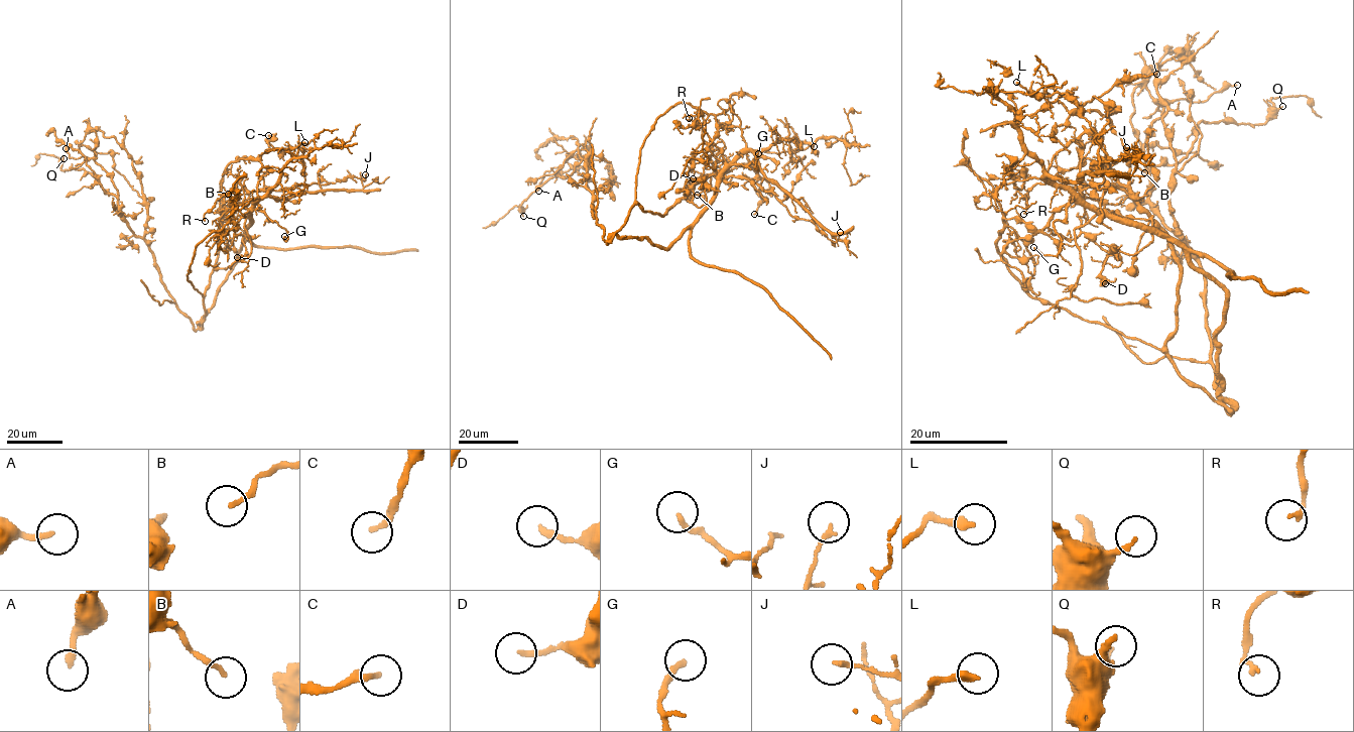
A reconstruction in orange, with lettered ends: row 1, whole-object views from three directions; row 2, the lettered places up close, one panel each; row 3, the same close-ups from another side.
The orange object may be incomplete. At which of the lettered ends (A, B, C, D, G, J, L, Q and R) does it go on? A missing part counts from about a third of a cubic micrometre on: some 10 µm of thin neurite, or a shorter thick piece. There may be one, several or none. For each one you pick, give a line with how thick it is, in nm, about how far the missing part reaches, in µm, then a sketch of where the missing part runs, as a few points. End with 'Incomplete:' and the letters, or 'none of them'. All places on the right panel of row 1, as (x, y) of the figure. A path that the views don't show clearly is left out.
Incomplete: none of them

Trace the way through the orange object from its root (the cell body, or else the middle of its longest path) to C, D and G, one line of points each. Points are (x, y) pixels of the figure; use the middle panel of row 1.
C: (621, 236), (614, 233), (635, 205), (664, 214), (693, 185), (738, 165), (761, 178), (754, 214)
D: (621, 236), (614, 233), (636, 204), (658, 215), (682, 199), (701, 207), (706, 199), (704, 178), (693, 178)
G: (621, 236), (644, 237), (666, 248), (708, 205), (718, 176), (735, 164), (753, 161), (757, 169), (758, 153)

